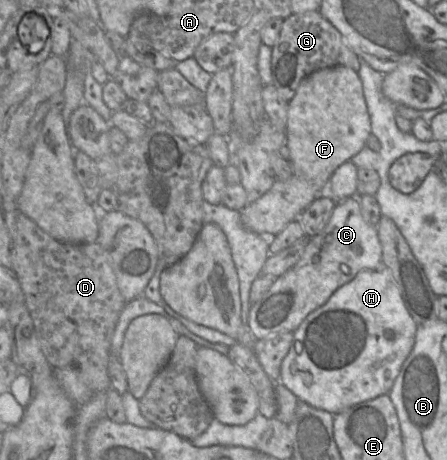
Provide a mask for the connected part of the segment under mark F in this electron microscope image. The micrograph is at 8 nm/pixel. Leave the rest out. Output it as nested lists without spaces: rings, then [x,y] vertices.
[[[337,65],[333,67],[323,68],[316,70],[309,75],[307,75],[305,78],[303,78],[296,90],[296,93],[294,97],[288,102],[288,109],[287,109],[287,122],[286,122],[286,146],[289,149],[290,152],[290,162],[293,166],[293,174],[292,176],[285,180],[276,180],[273,184],[273,186],[258,200],[248,203],[248,205],[242,209],[240,212],[241,215],[241,222],[244,225],[244,227],[252,232],[255,232],[259,235],[265,236],[265,237],[273,237],[277,235],[280,231],[283,230],[283,228],[290,223],[293,220],[296,220],[300,213],[308,207],[320,194],[327,194],[327,186],[329,183],[329,179],[331,175],[334,173],[334,171],[343,163],[351,160],[353,156],[355,156],[357,153],[361,151],[361,149],[366,145],[367,139],[369,138],[371,133],[371,121],[370,116],[367,110],[367,105],[364,99],[363,95],[363,87],[362,82],[359,78],[359,75],[357,72],[355,72],[353,69]]]

